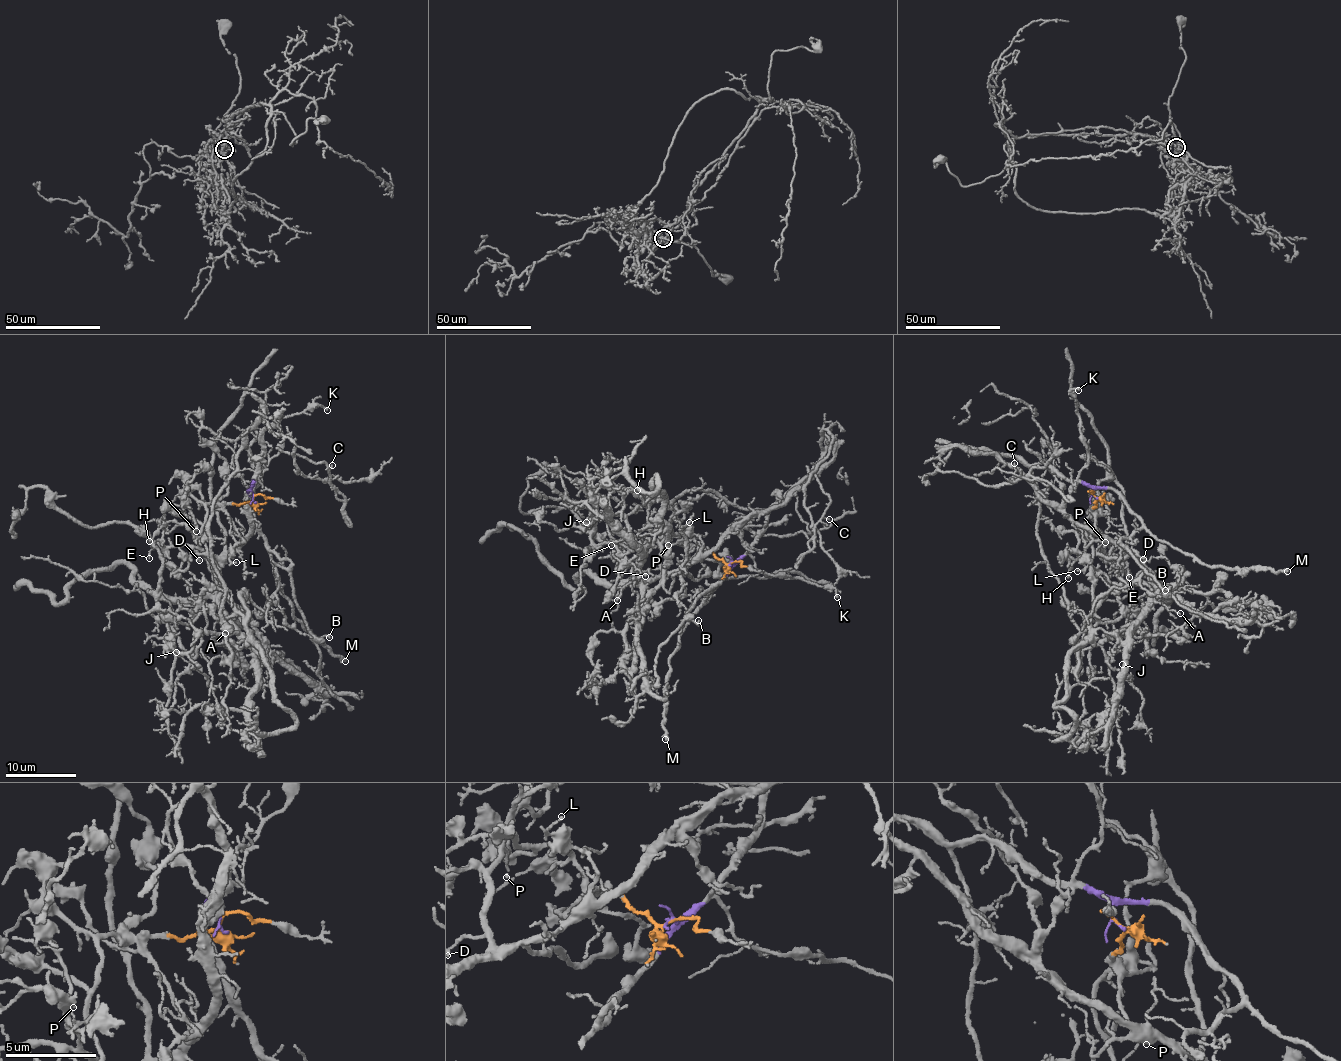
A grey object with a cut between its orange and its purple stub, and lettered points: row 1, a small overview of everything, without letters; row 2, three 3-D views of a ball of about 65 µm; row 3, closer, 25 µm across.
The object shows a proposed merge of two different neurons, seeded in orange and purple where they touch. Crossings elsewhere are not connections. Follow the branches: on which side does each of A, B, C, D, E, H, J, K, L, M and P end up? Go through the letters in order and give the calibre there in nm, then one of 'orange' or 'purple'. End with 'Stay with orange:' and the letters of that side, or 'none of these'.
A: calibre 110 nm; orange
B: calibre 140 nm; purple
C: calibre 110 nm; purple
D: calibre 150 nm; orange
E: calibre 110 nm; orange
H: calibre 110 nm; orange
J: calibre 60 nm; orange
K: calibre 130 nm; purple
L: calibre 110 nm; orange
M: calibre 200 nm; purple
P: calibre 90 nm; orange
Stay with orange: A, D, E, H, J, L, P

